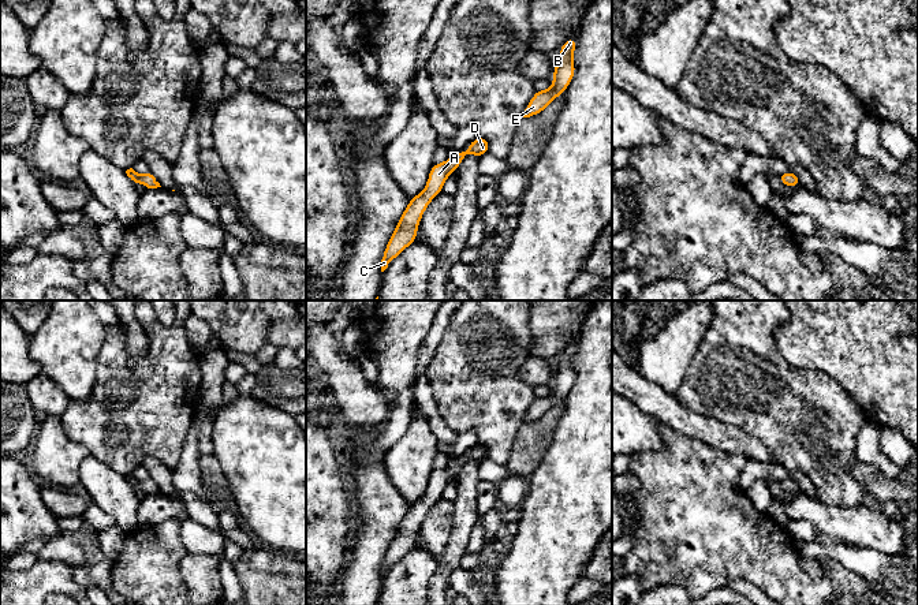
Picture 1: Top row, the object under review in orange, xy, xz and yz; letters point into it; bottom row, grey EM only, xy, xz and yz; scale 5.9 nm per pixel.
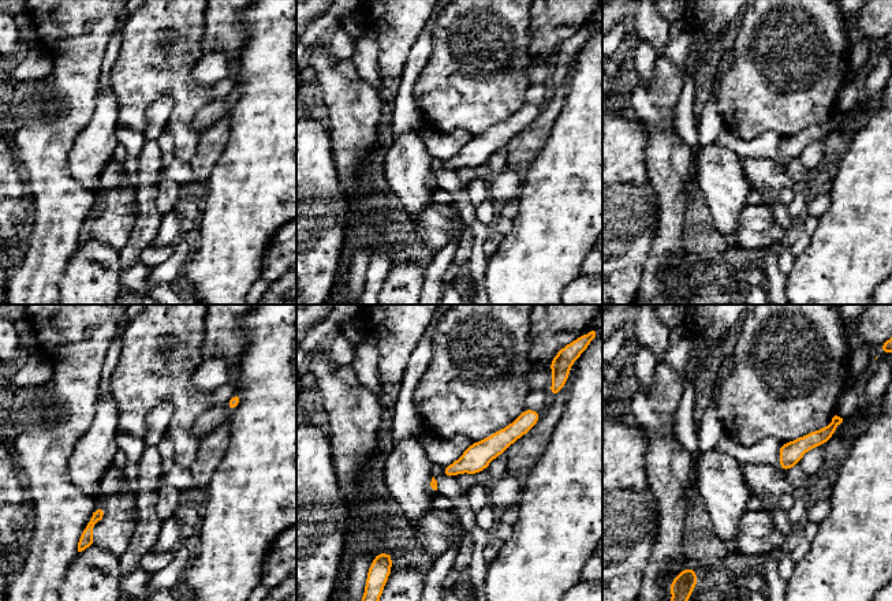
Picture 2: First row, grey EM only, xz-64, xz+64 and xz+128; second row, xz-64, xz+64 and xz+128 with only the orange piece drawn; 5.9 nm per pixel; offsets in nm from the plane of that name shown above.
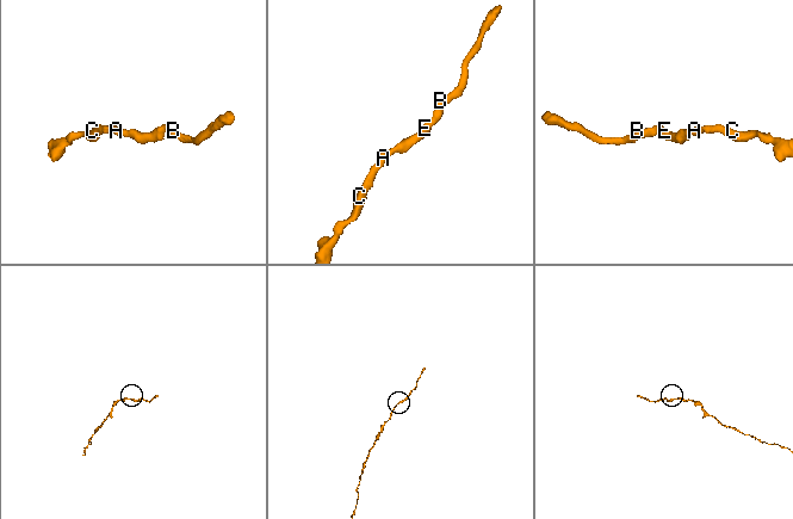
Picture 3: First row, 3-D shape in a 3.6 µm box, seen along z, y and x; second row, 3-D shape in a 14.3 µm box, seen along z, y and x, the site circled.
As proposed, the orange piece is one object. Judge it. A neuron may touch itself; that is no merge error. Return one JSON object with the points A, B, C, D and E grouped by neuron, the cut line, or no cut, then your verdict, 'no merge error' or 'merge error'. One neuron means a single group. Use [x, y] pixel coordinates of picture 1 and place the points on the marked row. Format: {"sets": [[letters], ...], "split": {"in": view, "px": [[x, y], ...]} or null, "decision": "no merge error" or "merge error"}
{"sets": [["A", "B", "C", "D", "E"]], "split": null, "decision": "no merge error"}

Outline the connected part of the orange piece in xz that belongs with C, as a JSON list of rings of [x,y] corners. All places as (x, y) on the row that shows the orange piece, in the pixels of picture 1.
[[[478,137],[471,143],[469,143],[467,150],[458,152],[445,163],[433,164],[423,191],[410,198],[410,203],[403,212],[387,244],[381,259],[381,272],[384,272],[392,259],[398,257],[406,247],[414,243],[415,236],[418,235],[417,229],[422,214],[430,201],[441,193],[448,175],[456,171],[456,168],[469,153],[481,157],[482,154],[488,153],[488,150],[489,141],[486,138]]]

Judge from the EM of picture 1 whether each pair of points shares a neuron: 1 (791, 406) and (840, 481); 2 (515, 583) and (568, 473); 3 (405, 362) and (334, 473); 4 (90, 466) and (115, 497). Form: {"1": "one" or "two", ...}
{"1": "one", "2": "one", "3": "two", "4": "one"}

